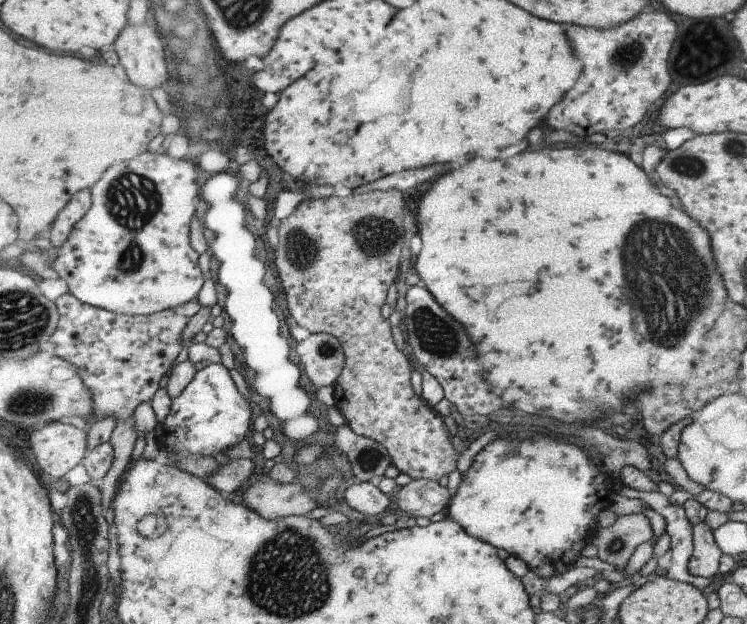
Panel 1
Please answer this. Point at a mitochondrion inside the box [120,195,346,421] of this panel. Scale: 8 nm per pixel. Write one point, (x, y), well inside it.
(302, 250)

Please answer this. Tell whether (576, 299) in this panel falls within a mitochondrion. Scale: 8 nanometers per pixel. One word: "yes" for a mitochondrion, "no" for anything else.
no

